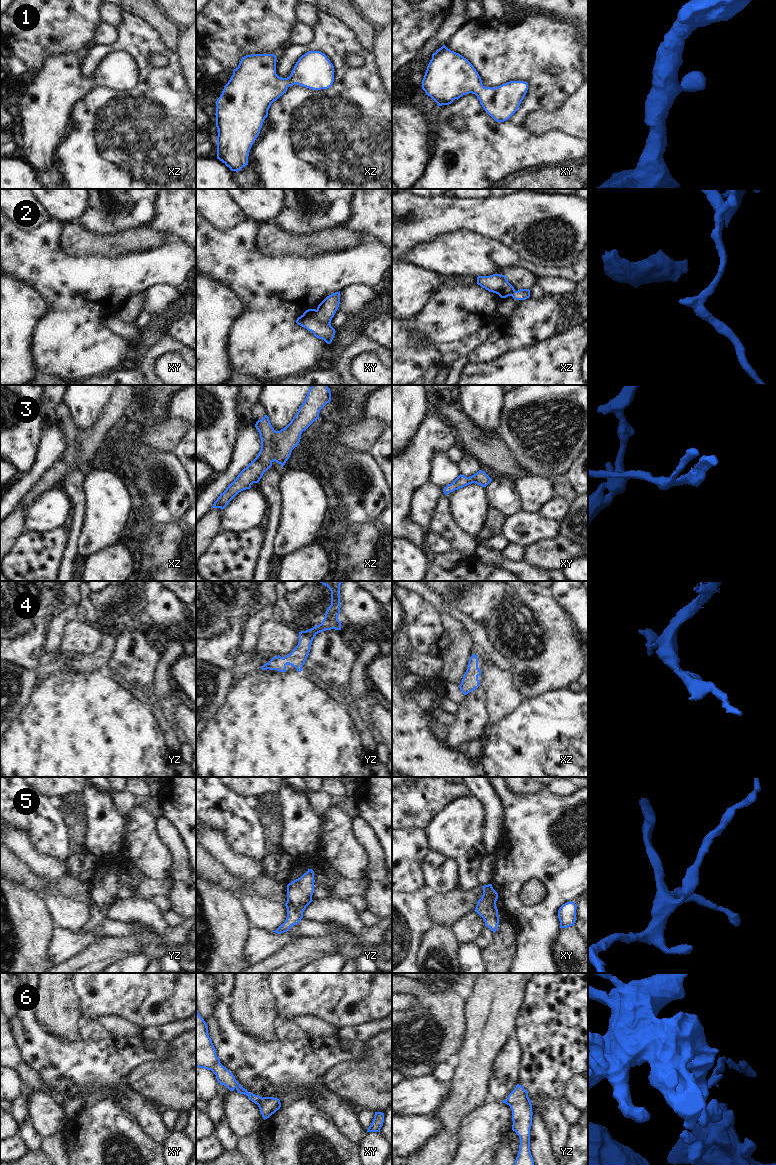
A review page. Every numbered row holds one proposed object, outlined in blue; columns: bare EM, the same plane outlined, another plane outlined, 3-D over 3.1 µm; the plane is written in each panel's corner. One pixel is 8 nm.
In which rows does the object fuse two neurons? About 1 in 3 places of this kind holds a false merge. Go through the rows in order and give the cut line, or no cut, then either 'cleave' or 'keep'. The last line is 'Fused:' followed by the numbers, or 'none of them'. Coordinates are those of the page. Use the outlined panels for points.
1: cut none; keep
2: cut xy (316, 310), (317, 319), (320, 322), (329, 323); cleave
3: cut none; keep
4: cut none; keep
5: cut none; keep
6: cut xy (261, 1097), (257, 1104); cleave
Fused: 2, 6

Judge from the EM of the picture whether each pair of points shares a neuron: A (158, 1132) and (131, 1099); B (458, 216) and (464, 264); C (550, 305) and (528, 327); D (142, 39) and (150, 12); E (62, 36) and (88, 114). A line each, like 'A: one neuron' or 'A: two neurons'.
A: one neuron
B: two neurons
C: one neuron
D: two neurons
E: two neurons

